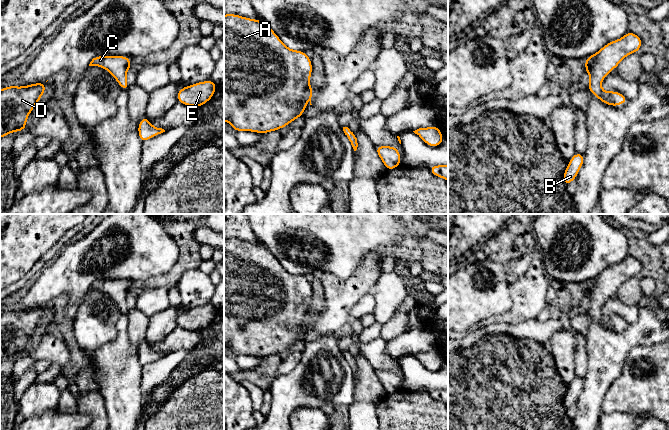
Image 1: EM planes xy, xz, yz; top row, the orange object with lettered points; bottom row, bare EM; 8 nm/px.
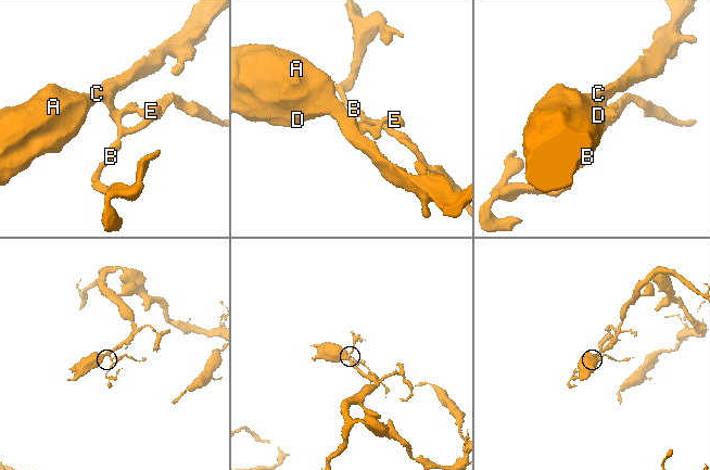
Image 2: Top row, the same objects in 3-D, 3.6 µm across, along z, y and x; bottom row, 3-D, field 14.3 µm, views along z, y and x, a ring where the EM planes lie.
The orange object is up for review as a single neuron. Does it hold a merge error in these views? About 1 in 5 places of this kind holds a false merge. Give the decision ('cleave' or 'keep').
keep

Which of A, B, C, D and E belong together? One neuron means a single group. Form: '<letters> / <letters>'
A B C D E

